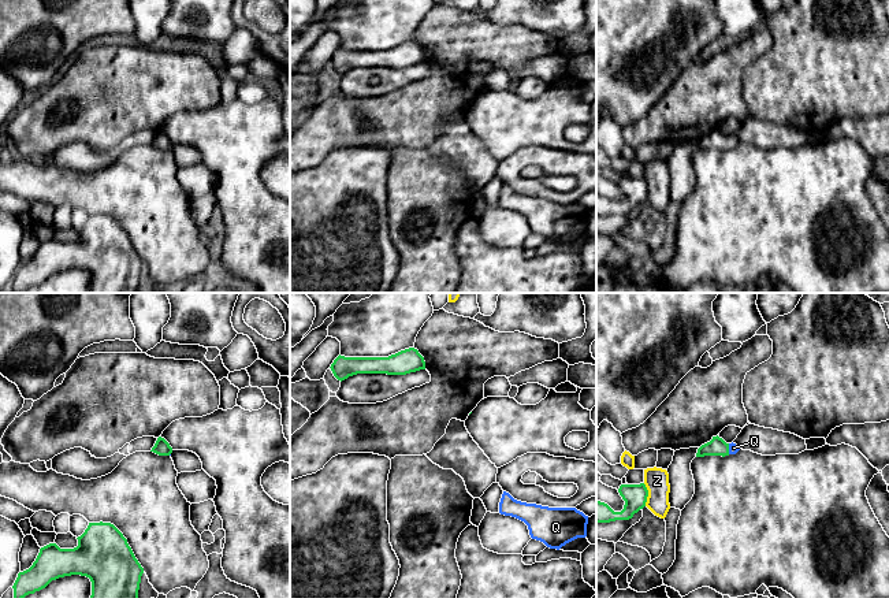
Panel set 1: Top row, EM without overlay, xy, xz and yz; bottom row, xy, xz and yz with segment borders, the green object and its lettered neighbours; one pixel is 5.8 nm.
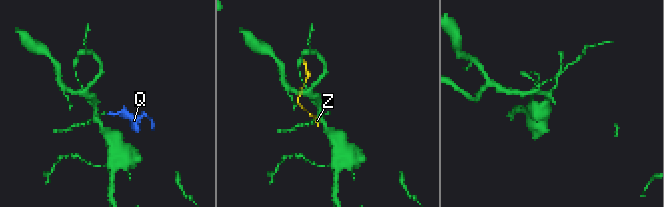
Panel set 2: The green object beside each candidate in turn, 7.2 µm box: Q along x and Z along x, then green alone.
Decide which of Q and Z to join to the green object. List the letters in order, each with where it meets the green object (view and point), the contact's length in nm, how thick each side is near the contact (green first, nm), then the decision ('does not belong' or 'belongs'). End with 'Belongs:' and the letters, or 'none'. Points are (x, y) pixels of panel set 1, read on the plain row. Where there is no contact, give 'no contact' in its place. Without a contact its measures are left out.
Q: contact yz (728, 142); length 60 nm; calibres 110 and 60 nm; belongs
Z: contact yz (647, 188); length 140 nm; calibres 140 and 140 nm; does not belong
Belongs: Q

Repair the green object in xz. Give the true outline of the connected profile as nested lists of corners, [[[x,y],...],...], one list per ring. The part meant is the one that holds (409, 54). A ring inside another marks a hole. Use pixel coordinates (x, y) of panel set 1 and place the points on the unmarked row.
[[[409,41],[388,51],[345,51],[339,48],[330,62],[334,70],[342,75],[357,67],[406,68],[425,63],[425,55],[417,42]]]

